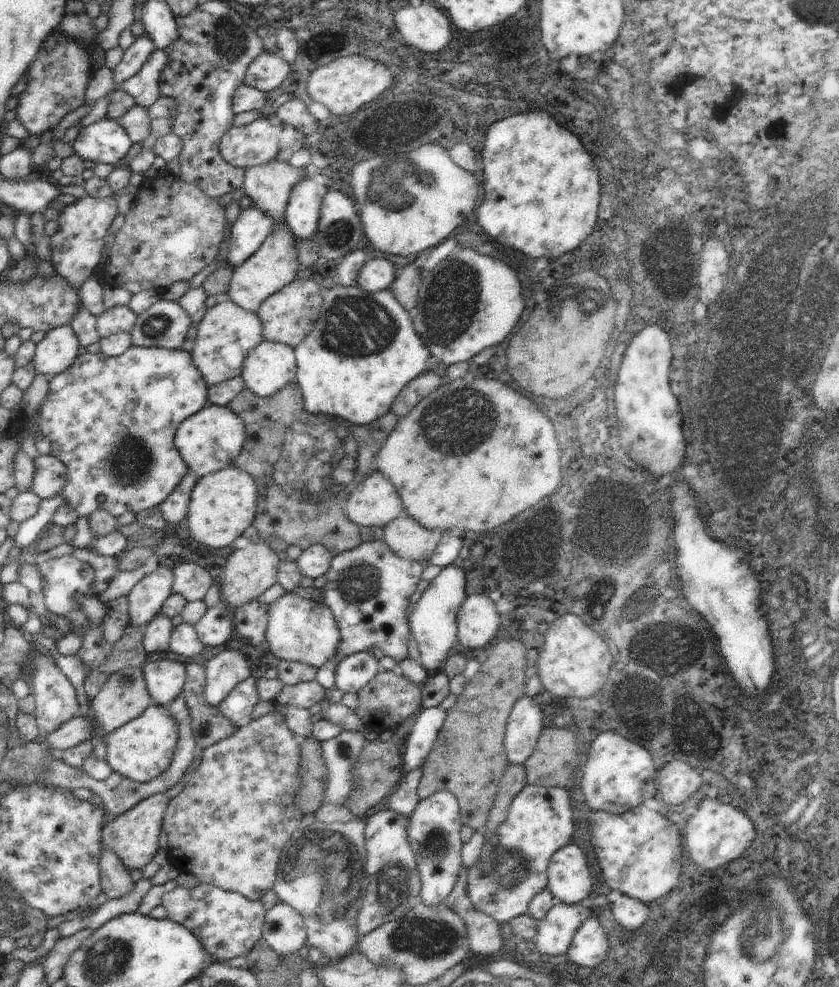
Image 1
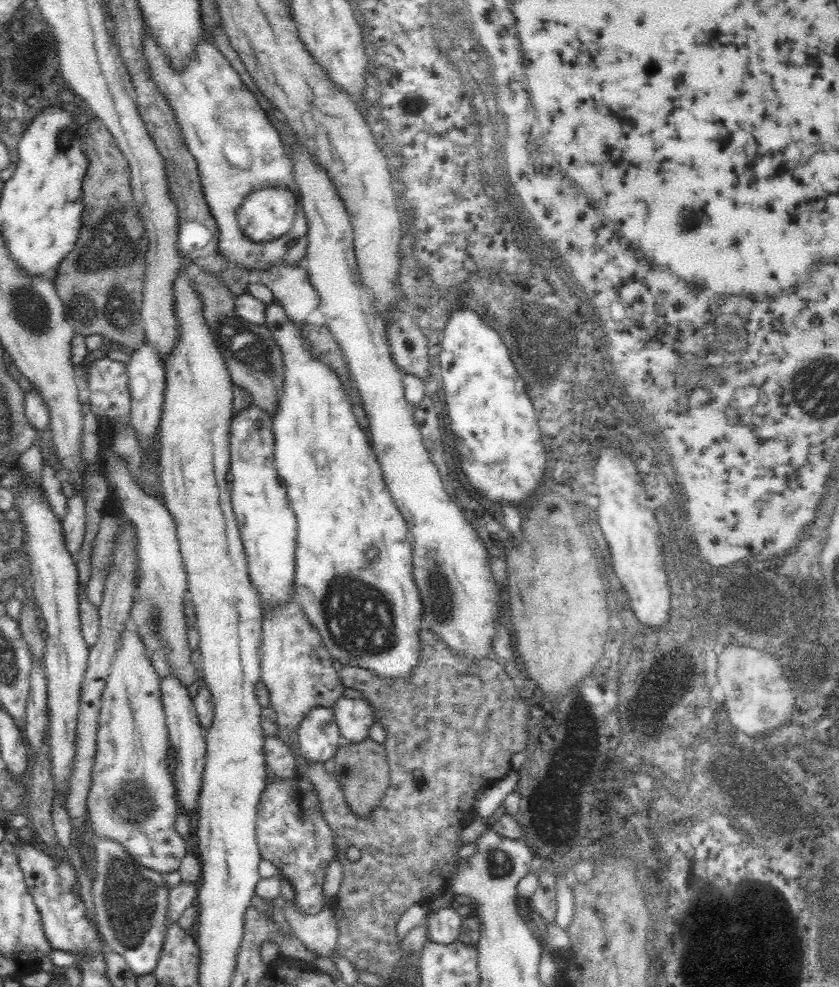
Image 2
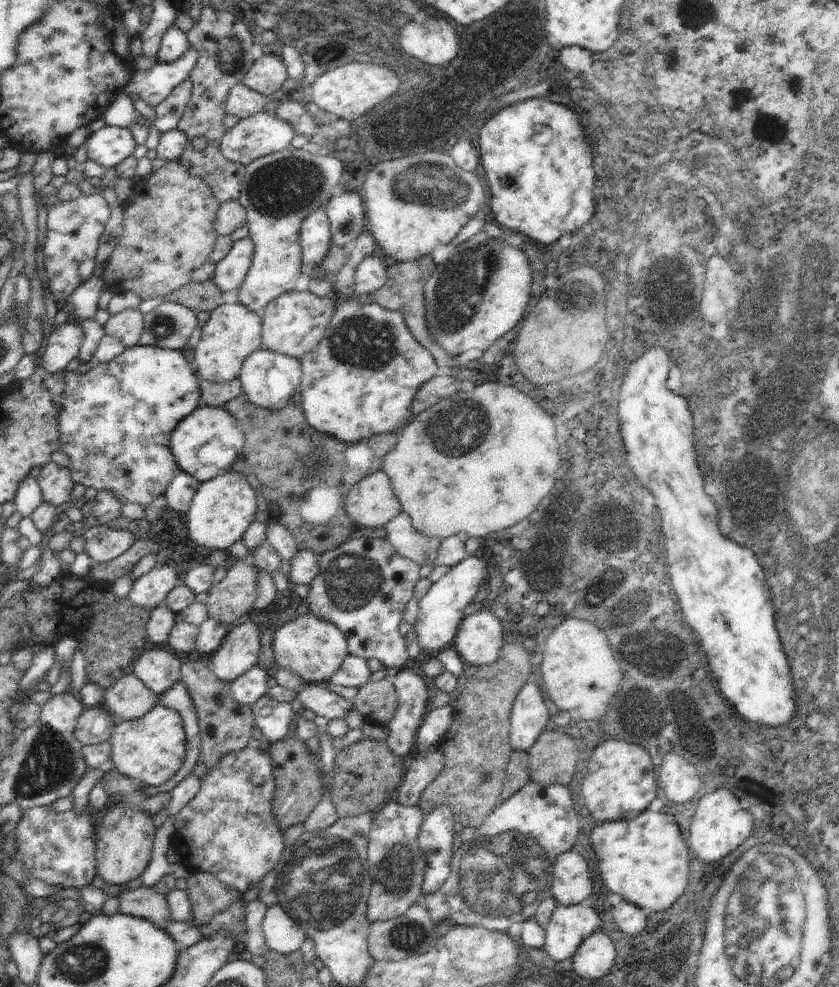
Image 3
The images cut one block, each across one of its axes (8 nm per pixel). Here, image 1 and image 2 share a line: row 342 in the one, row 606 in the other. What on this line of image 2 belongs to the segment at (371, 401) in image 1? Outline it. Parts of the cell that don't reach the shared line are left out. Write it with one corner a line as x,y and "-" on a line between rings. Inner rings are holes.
274,299
271,305
266,305
266,322
265,326
270,329
272,338
274,338
277,347
282,354
284,360
284,387
282,396
278,398
278,411
272,415
273,420
273,435
275,440
274,464
278,470
278,477
282,480
286,487
286,494
289,500
290,508
294,511
297,520
297,535
296,535
296,550
295,550
295,594
294,596
299,601
299,605
306,613
308,621
318,629
323,645
329,650
339,666
351,664
352,666
360,666
375,672
380,678
405,678
411,676
413,668
419,664
421,640
419,632
421,631
422,622
422,601
420,593
413,575
413,562
410,543
406,541
407,527
406,519
398,510
397,504
386,489
387,484
384,483
384,476
380,463
378,462
375,450
368,439
367,431
360,427
356,416
353,412
349,387
345,386
345,382
334,373
334,369
324,361
314,357
314,353
310,353
310,345
306,345
306,339
302,337
301,324
293,322
286,316
284,308
-
368,548
376,548
378,555
370,559
366,552

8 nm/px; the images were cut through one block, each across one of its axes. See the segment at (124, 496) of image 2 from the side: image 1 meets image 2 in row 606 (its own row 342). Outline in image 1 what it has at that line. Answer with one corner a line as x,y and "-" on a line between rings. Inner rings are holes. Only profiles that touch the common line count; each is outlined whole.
160,299
138,315
130,332
132,345
180,349
191,326
190,315
180,303

